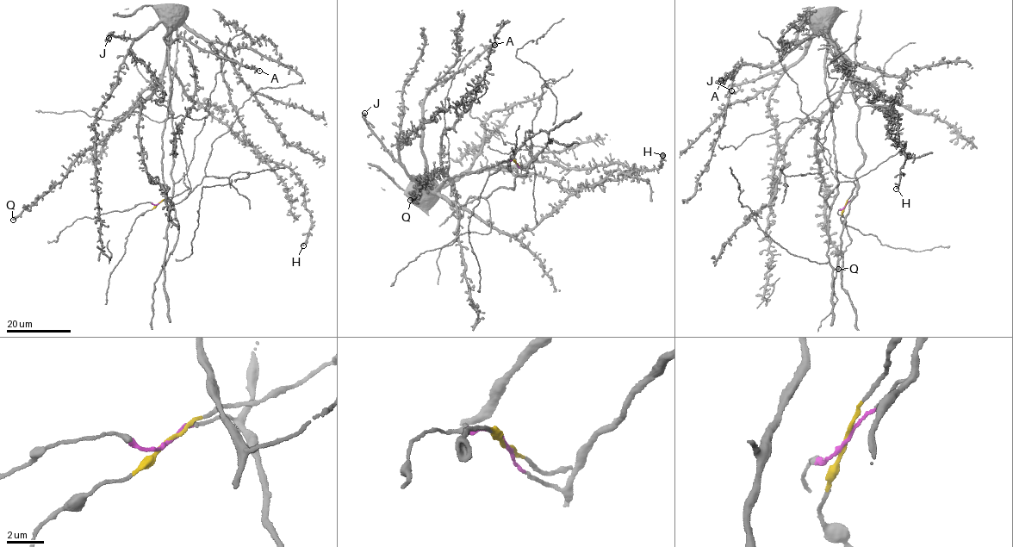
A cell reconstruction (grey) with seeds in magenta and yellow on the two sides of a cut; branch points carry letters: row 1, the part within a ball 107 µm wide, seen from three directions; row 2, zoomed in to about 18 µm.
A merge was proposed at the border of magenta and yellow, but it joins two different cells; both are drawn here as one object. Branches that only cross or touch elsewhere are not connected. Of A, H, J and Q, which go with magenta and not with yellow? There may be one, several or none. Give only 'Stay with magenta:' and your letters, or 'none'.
Stay with magenta: none

